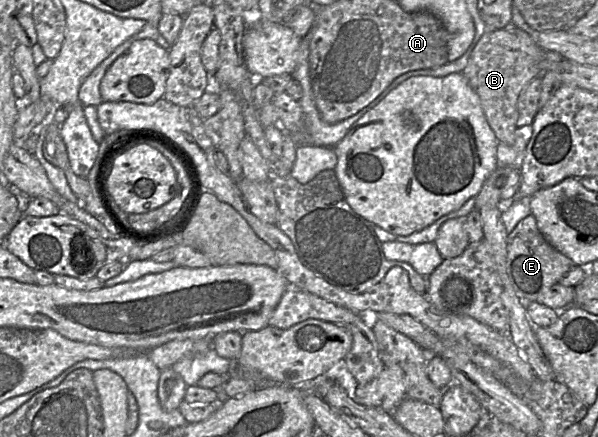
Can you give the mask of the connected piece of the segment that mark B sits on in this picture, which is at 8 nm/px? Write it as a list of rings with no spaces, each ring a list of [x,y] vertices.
[[[486,31],[476,44],[466,67],[461,72],[471,88],[478,94],[487,121],[500,142],[514,145],[518,129],[518,100],[531,80],[541,77],[549,70],[549,63],[560,62],[564,57],[555,51],[543,50],[542,61],[535,61],[520,50],[510,50],[491,41]]]

